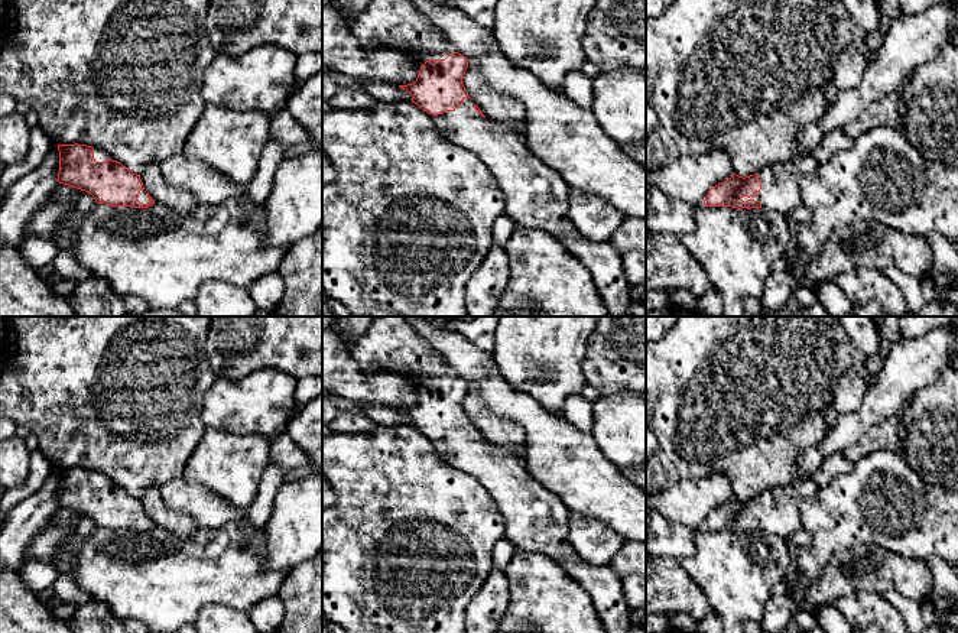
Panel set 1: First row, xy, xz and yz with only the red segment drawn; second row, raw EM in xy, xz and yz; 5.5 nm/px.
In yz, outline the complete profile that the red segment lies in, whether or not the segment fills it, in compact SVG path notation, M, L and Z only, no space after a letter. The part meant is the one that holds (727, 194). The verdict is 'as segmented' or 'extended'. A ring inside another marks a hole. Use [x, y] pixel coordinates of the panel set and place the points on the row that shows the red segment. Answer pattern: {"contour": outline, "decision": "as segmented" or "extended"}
{"contour": "M812 155L777 162L750 176L733 175L712 186L704 201L707 207L763 208L790 214L802 205L801 178L816 171Z", "decision": "extended"}

